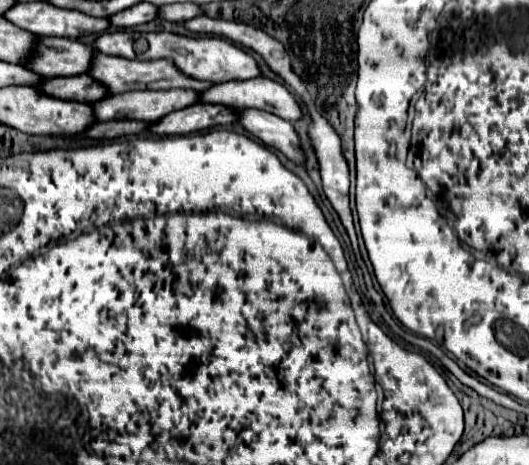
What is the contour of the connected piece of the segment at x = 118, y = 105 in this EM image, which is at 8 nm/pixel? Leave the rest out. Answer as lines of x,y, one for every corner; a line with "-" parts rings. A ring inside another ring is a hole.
127,91
119,95
109,95
97,103
93,103
95,115
99,121
109,119
143,119
143,121
159,121
171,111
179,111
181,107
189,107
199,101
199,91

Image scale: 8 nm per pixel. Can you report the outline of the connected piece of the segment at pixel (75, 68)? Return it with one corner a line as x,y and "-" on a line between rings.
41,37
29,69
43,77
83,75
91,67
95,49
63,37

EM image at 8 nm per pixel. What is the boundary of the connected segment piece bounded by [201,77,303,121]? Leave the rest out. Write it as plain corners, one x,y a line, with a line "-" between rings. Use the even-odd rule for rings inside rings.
255,77
255,79
247,79
247,81
227,81
227,83
213,85
211,89
203,91
201,101
203,103
221,103
221,105
235,107
235,109
261,109
261,111
269,111
287,121
299,121
303,117
303,111
301,111
301,105
299,105
295,93
291,93
283,83
273,81
269,77

